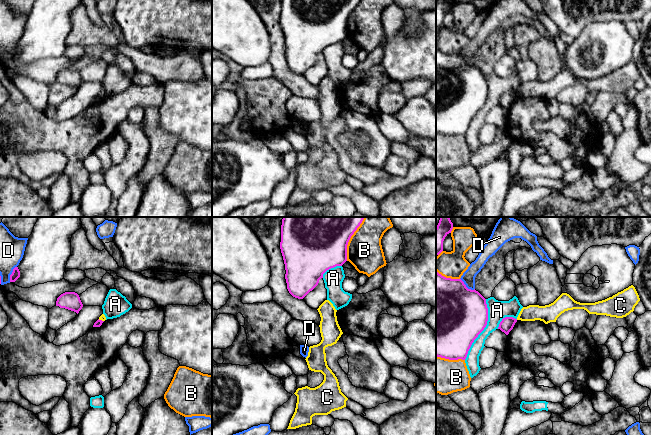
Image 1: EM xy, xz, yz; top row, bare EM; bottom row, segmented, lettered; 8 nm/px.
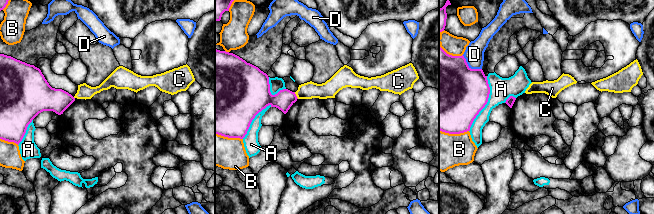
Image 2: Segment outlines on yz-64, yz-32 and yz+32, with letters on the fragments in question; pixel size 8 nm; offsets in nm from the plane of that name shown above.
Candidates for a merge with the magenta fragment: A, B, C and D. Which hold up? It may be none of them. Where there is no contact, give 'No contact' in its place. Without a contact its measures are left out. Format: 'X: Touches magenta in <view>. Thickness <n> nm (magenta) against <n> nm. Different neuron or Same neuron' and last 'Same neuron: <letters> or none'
A: Touches magenta in yz. Thickness 480 nm (magenta) against 160 nm. Different neuron
B: Touches magenta in xz. Thickness 380 nm (magenta) against 280 nm. Different neuron
C: Touches magenta in xy. Thickness 60 nm (magenta) against 50 nm. Different neuron
D: Touches magenta in yz. Thickness 500 nm (magenta) against 110 nm. Different neuron
Same neuron: none

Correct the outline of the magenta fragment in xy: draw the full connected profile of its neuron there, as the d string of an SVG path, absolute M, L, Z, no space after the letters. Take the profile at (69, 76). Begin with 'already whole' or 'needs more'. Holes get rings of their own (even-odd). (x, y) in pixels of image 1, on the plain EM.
already whole; M65 68L57 74L56 82L74 87L78 90L79 87L82 85L83 80L77 69Z

